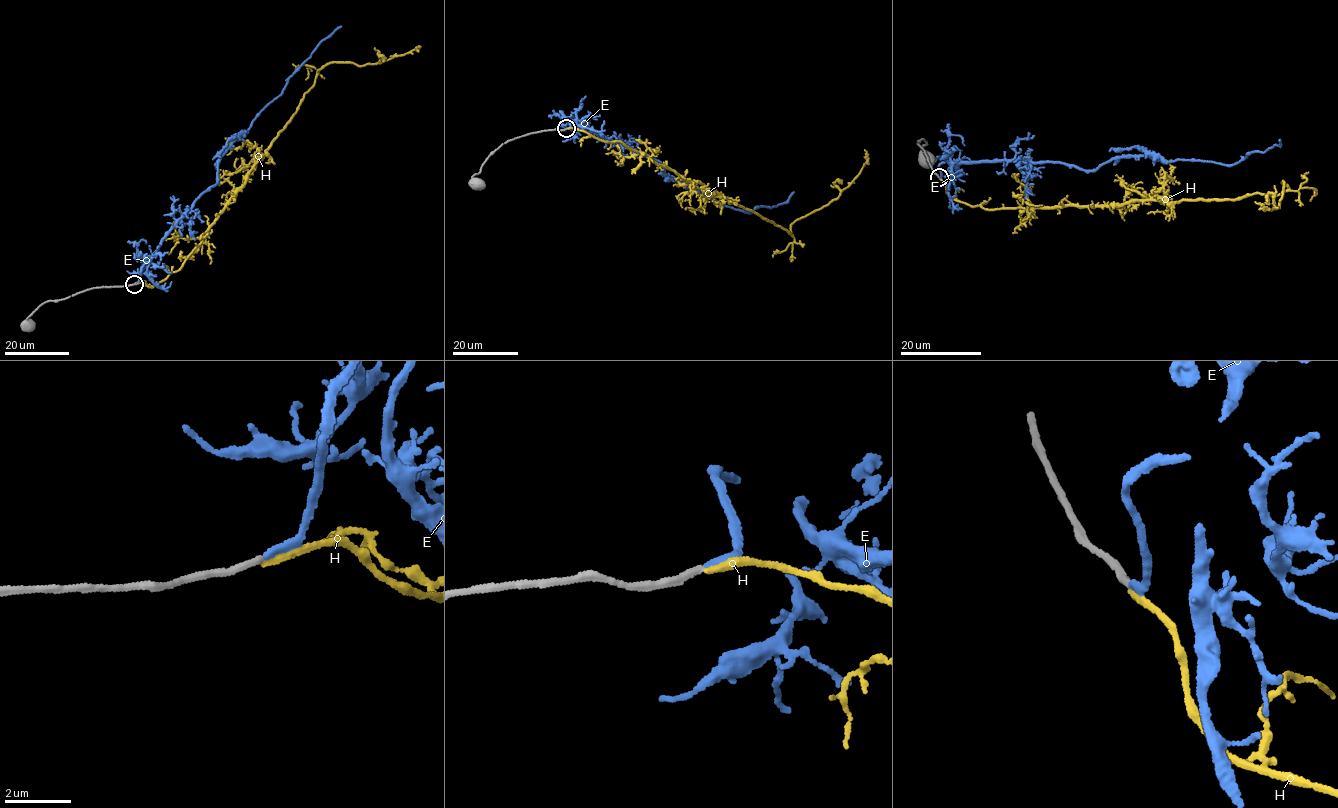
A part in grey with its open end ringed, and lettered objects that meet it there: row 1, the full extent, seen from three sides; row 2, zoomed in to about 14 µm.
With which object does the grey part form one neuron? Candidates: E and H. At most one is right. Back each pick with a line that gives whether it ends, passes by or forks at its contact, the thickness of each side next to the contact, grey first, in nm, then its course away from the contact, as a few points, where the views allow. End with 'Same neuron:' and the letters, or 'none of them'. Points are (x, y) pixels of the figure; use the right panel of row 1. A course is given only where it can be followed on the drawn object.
E: it ends | 200/240 nm | via (939, 177), (939, 165), (947, 162), (1052, 162), (1083, 170), (1145, 156), (1227, 166), (1279, 140)
Same neuron: E

